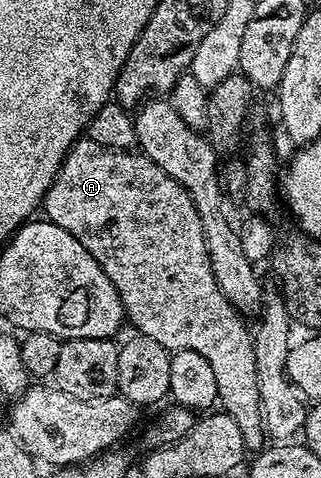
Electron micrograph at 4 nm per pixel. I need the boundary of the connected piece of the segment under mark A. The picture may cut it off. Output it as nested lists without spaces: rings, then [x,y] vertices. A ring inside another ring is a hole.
[[[79,138],[70,147],[52,186],[46,191],[44,216],[68,230],[68,234],[100,262],[104,274],[108,274],[112,286],[116,286],[120,294],[125,319],[134,323],[135,333],[152,338],[152,342],[160,342],[160,346],[171,353],[192,350],[206,359],[216,378],[217,403],[221,411],[227,412],[236,426],[240,426],[240,438],[244,438],[247,449],[254,454],[261,452],[268,437],[262,424],[254,338],[251,329],[246,329],[242,321],[245,319],[230,305],[212,274],[200,214],[196,214],[196,206],[188,193],[141,151],[109,148],[95,140]]]

